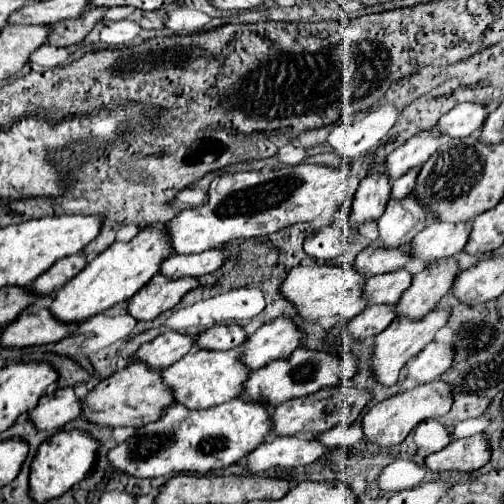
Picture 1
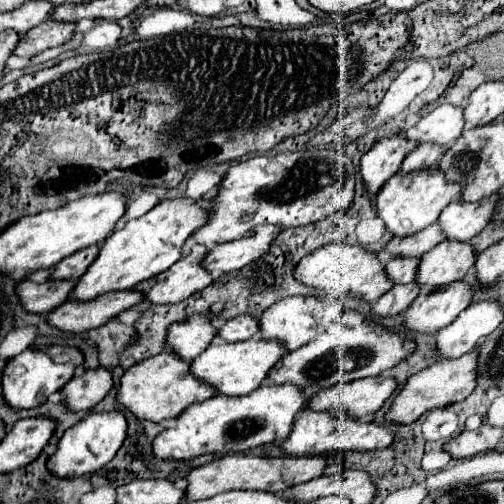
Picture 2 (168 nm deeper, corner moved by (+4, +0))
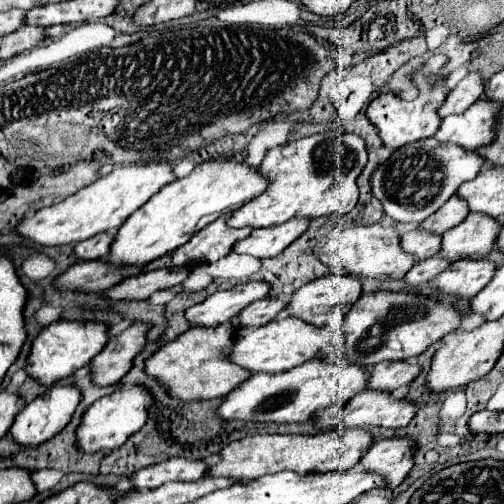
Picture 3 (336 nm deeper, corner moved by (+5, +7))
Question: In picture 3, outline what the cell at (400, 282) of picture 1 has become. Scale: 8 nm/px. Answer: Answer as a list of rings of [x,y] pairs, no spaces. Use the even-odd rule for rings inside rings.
[[[415,229],[409,231],[401,237],[403,249],[417,255],[417,261],[433,257],[437,251],[441,251],[441,235],[425,231],[425,229]]]

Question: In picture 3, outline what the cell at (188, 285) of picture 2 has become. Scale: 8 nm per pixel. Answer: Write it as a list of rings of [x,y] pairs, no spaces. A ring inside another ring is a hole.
[[[227,215],[227,217],[219,217],[217,221],[213,221],[211,225],[207,225],[205,229],[201,229],[201,231],[197,231],[185,245],[181,245],[181,249],[175,249],[173,253],[167,253],[165,257],[159,257],[157,261],[151,261],[143,271],[151,271],[151,269],[161,269],[161,267],[179,267],[179,265],[191,265],[191,263],[195,263],[195,261],[217,261],[217,259],[221,259],[221,257],[225,257],[231,249],[233,249],[233,245],[237,243],[237,241],[241,241],[241,239],[245,239],[253,229],[251,227],[243,227],[243,229],[231,229],[229,225],[227,225],[227,219],[229,219],[231,215]]]

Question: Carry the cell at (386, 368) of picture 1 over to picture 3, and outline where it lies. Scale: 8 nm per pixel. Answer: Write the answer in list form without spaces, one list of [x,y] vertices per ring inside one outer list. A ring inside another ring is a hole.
[[[459,259],[445,269],[437,279],[435,287],[455,297],[475,297],[495,275],[497,267],[487,259]]]

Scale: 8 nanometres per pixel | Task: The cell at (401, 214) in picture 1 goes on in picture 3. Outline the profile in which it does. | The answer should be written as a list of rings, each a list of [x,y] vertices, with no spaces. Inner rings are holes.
[[[435,137],[419,139],[393,151],[393,155],[373,171],[371,191],[393,221],[421,223],[447,203],[447,199],[457,193],[461,183],[477,177],[483,165],[485,159],[481,155],[459,145],[441,143]]]

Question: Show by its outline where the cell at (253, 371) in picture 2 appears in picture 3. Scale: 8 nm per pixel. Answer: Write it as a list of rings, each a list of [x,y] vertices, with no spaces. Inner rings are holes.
[[[289,315],[275,319],[265,327],[243,329],[231,349],[231,359],[233,363],[249,369],[251,373],[281,373],[317,357],[329,341],[331,333],[327,327],[315,327],[299,317]]]

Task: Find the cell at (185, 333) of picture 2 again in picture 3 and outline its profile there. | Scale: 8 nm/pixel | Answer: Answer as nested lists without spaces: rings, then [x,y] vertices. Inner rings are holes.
[[[249,281],[239,283],[231,289],[221,289],[207,297],[203,303],[193,305],[187,311],[187,319],[199,327],[213,327],[219,323],[227,323],[241,313],[247,305],[269,297],[271,285],[265,281]]]

